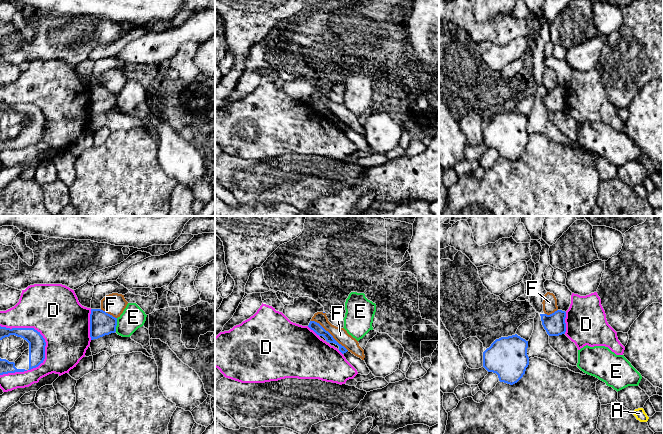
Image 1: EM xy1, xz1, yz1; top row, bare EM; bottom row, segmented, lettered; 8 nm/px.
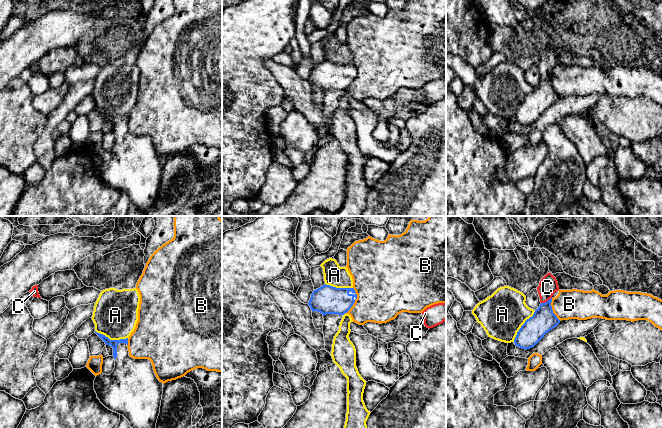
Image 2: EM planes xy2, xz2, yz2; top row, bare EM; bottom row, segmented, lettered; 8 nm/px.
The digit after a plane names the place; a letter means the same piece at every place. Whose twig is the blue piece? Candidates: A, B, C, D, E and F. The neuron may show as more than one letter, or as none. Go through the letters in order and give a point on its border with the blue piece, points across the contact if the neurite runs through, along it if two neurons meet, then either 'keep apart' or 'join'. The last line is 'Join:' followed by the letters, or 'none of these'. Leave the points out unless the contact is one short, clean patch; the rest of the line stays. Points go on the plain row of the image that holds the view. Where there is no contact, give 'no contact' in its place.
A: meets blue in yz2 at (522, 101); keep apart
B: meets blue in xz2 at (355, 75); keep apart
C: meets blue in yz2 at (547, 77); keep apart
D: meets blue in xy1 at (36, 142); keep apart
E: meets blue in xy1 at (116, 101); border along xy1 (117, 94), (115, 107); keep apart
F: meets blue in xz1 at (330, 110); border along xz1 (311, 96), (319, 99), (348, 126); keep apart
Join: none of these

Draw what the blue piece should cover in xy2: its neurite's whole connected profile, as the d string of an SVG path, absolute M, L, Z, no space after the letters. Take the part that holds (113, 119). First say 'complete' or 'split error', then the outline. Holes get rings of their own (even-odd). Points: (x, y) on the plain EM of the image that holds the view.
split error; M95 109L113 124L115 144L110 151L99 150L94 156L94 166L100 178L109 186L123 191L135 205L142 216L148 216L156 208L156 199L160 189L163 170L163 159L160 158L153 146L149 135L134 135L129 132L128 114L110 116L103 110Z

